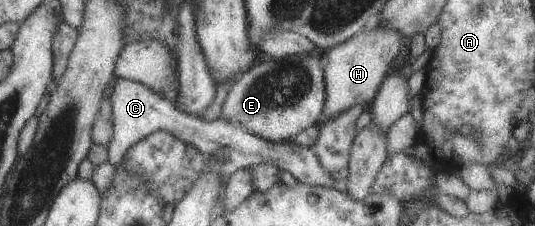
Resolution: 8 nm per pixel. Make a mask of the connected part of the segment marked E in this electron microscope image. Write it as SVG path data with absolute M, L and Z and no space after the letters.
M320 53L298 55L296 58L271 59L260 58L244 74L241 74L233 83L224 98L220 118L232 125L239 125L250 135L261 140L280 143L296 136L302 130L313 126L322 116L324 106L324 74Z

